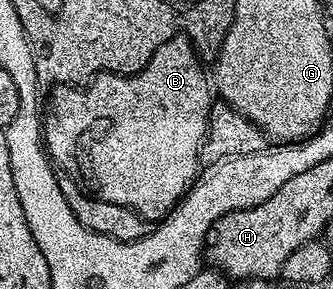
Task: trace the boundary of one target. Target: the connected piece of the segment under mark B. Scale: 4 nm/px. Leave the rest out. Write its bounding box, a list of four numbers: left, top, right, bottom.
[42,35,214,223]

